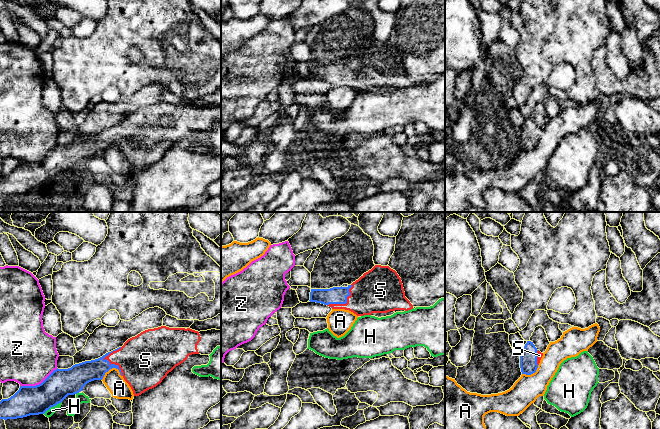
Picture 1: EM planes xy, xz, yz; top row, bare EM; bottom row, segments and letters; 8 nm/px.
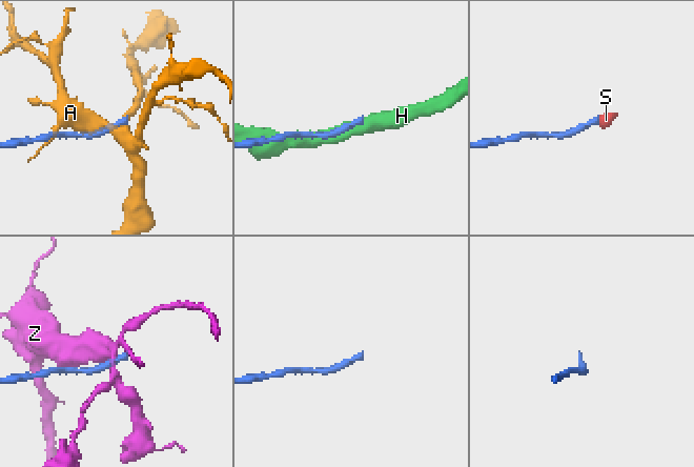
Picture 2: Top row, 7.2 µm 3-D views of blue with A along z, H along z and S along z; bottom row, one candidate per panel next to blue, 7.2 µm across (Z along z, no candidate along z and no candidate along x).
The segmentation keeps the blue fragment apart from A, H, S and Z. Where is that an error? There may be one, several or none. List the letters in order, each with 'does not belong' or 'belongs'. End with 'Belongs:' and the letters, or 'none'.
A: does not belong
H: does not belong
S: belongs
Z: does not belong
Belongs: S

